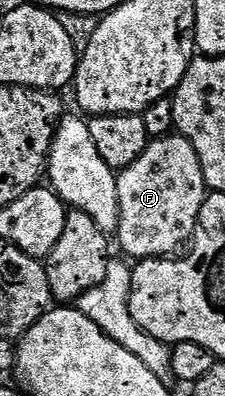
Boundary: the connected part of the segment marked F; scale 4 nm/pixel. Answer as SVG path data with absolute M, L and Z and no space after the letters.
M179 132L164 135L163 138L152 138L149 141L146 152L142 152L142 156L138 156L138 160L134 160L134 164L130 164L125 170L119 171L116 175L116 183L118 184L118 208L120 209L120 219L118 220L118 228L114 235L115 241L120 241L120 246L129 254L127 257L132 260L143 260L146 258L166 258L177 253L176 250L180 245L191 243L198 224L198 216L202 212L202 204L206 197L206 187L204 185L204 173L202 172L202 164L198 160L198 152L194 152L194 144L190 144L190 140L186 140Z

